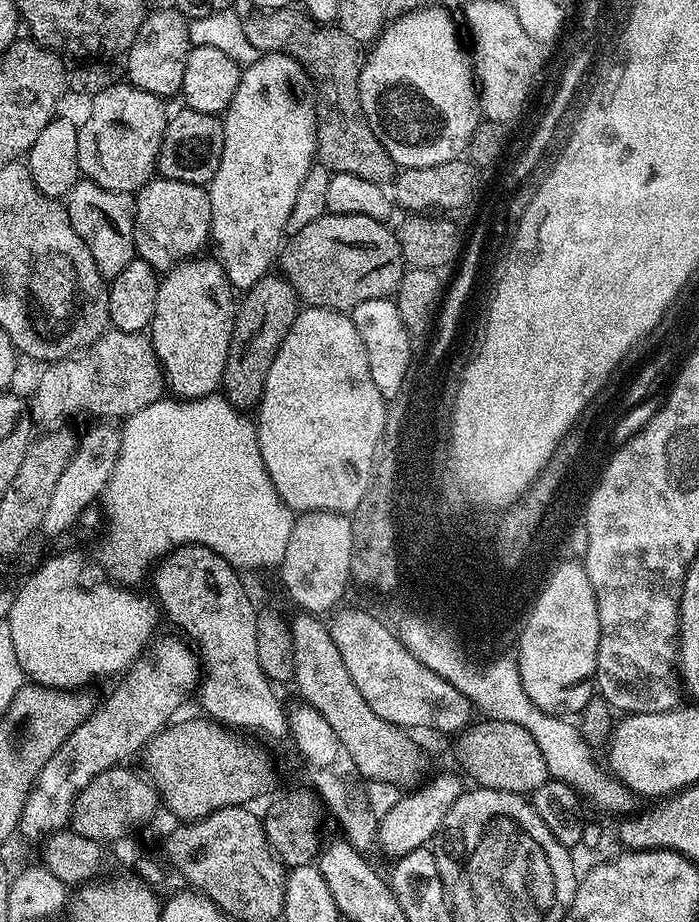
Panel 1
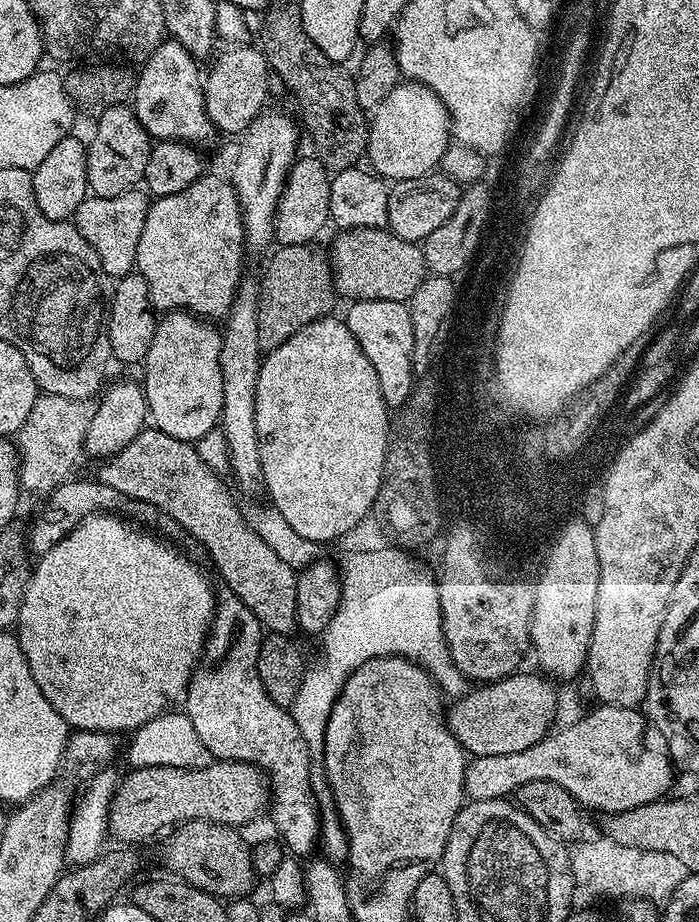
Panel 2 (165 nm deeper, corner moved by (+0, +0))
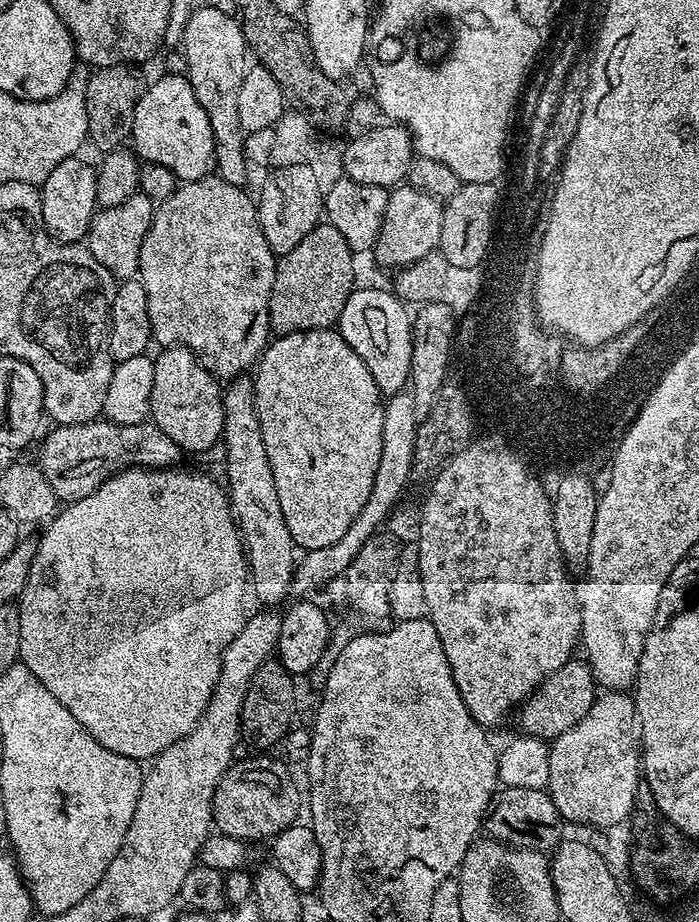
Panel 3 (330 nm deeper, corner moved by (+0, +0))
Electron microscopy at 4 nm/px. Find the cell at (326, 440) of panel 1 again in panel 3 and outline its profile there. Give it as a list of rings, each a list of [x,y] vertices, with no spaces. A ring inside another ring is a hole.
[[[315,328],[309,332],[295,332],[289,336],[276,336],[264,350],[264,355],[260,357],[254,368],[254,391],[256,393],[256,409],[258,410],[258,422],[262,426],[262,442],[266,442],[266,458],[270,458],[270,470],[274,470],[274,486],[278,490],[278,502],[282,505],[282,518],[286,518],[286,527],[290,530],[290,536],[293,538],[295,547],[300,550],[319,550],[324,546],[331,546],[334,542],[338,542],[342,538],[342,534],[350,528],[350,524],[358,517],[358,512],[362,510],[370,496],[370,490],[374,489],[374,476],[378,472],[378,460],[382,456],[382,440],[383,440],[383,416],[385,397],[378,390],[378,386],[374,382],[374,374],[370,374],[370,370],[366,370],[366,362],[362,362],[362,358],[358,358],[358,354],[354,354],[354,350],[340,336],[339,331],[332,328]]]

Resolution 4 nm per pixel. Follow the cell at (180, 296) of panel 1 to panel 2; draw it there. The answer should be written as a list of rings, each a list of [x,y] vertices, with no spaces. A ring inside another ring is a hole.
[[[177,310],[157,319],[154,339],[142,361],[142,387],[155,428],[179,440],[200,442],[220,424],[220,411],[224,405],[221,335],[221,329],[215,323],[191,312]]]

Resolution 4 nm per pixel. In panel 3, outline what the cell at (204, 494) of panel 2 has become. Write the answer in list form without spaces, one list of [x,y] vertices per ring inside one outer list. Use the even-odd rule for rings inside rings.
[[[97,418],[88,424],[61,424],[51,429],[53,432],[41,439],[40,457],[38,463],[44,471],[44,476],[50,482],[57,501],[73,504],[98,490],[111,476],[123,472],[126,468],[171,468],[181,463],[182,449],[156,424],[145,422],[142,424],[113,424],[111,420]]]

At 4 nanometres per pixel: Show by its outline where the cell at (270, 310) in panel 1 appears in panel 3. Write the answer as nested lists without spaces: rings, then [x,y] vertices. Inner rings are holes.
[[[327,222],[317,224],[294,250],[279,257],[268,303],[272,332],[276,336],[289,336],[315,328],[332,328],[340,319],[346,298],[350,298],[358,284],[352,259],[354,253],[346,238]]]

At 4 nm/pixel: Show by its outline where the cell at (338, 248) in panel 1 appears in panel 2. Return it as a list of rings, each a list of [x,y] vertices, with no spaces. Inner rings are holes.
[[[349,228],[339,233],[340,237],[332,244],[332,252],[330,251],[330,263],[332,265],[332,282],[336,285],[336,291],[341,297],[349,296],[349,301],[358,300],[398,300],[406,302],[414,294],[414,290],[418,290],[418,286],[423,282],[426,275],[424,267],[424,250],[419,243],[411,240],[403,240],[398,238],[388,228]]]

